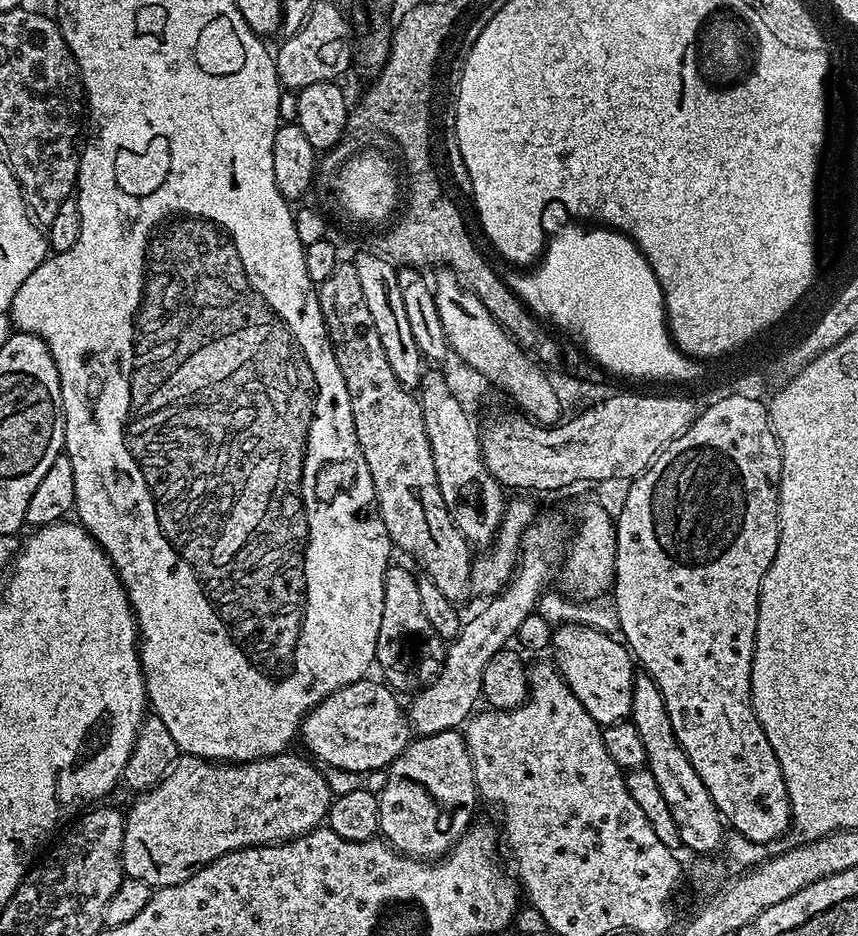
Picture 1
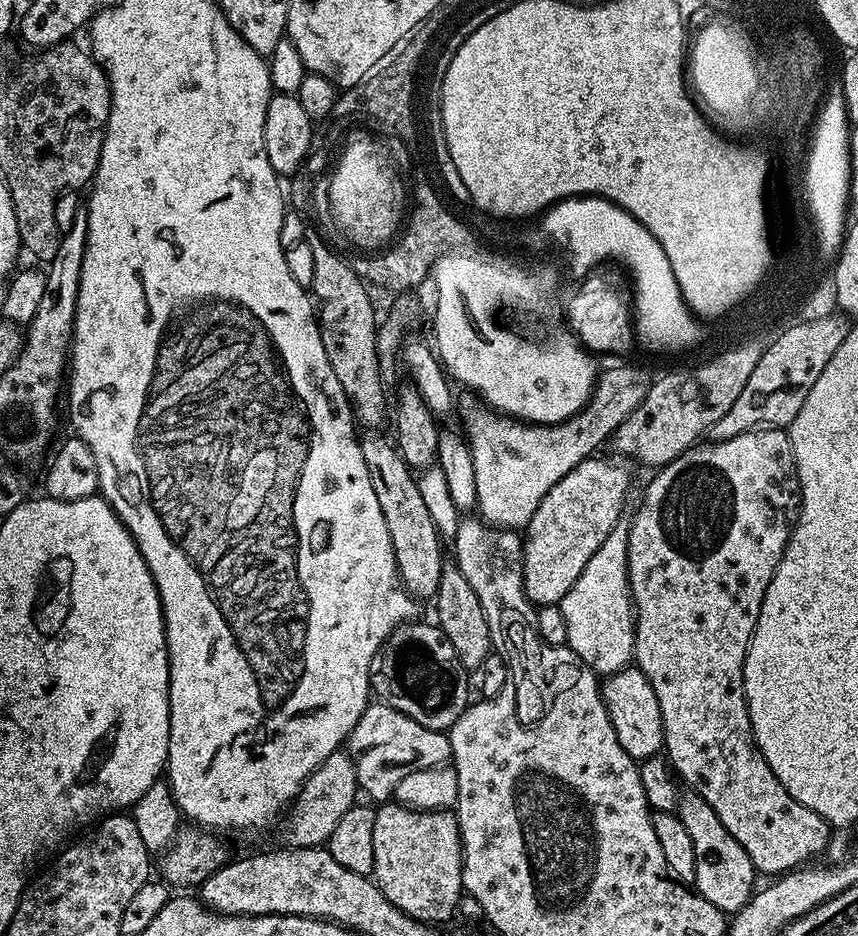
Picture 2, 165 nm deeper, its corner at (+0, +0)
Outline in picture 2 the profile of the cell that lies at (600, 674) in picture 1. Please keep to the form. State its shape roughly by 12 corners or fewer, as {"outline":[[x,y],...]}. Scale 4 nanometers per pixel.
{"outline":[[646,674],[603,681],[622,750],[637,762],[664,747],[662,710]]}

